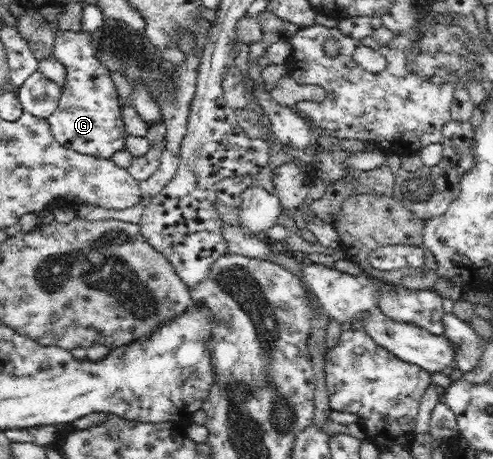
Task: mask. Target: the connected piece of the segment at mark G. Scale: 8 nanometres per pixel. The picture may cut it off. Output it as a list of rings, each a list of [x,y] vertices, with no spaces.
[[[57,30],[53,47],[54,57],[67,70],[65,89],[60,89],[57,110],[47,117],[51,132],[59,144],[79,153],[111,159],[115,151],[125,147],[125,124],[120,110],[120,98],[110,72],[97,58],[88,31]]]

